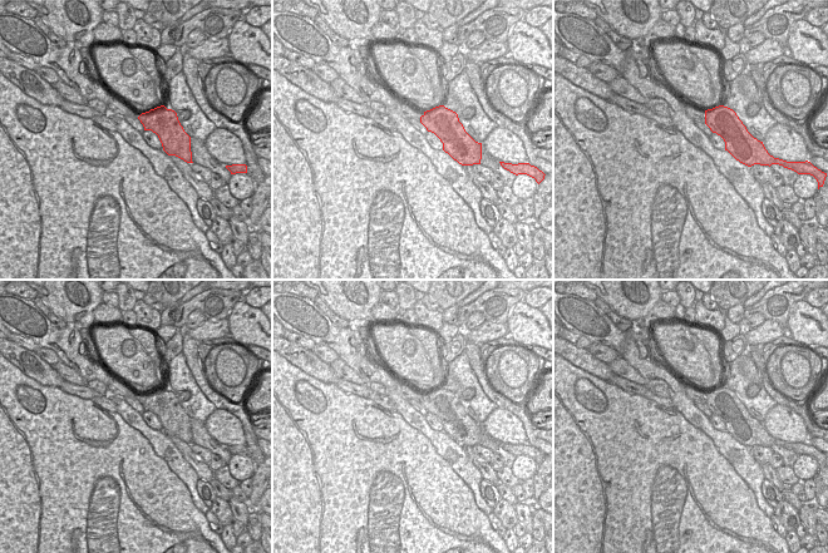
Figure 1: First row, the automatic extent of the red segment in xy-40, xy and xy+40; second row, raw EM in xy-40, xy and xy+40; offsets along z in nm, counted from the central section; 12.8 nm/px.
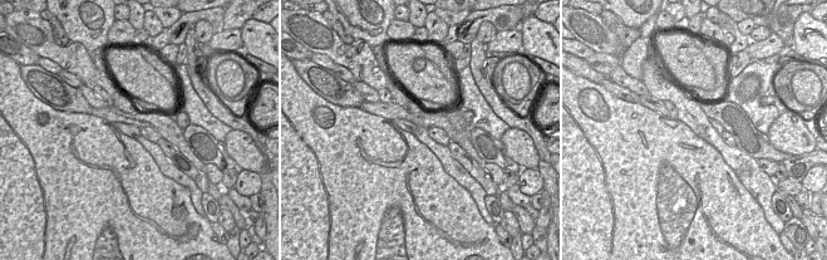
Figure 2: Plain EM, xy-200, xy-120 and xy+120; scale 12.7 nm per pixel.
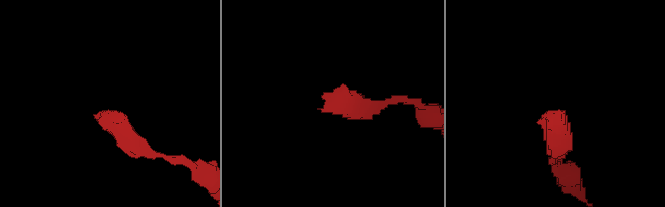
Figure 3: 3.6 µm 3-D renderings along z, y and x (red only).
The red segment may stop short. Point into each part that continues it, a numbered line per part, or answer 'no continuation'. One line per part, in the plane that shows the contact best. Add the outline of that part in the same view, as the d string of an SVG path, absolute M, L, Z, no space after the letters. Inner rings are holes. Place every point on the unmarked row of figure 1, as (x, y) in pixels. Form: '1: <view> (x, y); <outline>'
1: xy+40 (696, 395); M685 385L685 392L694 403L705 404L705 391L698 390L694 386Z

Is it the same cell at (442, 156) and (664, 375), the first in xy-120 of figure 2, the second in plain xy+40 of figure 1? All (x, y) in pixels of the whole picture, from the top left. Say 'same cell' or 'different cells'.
same cell

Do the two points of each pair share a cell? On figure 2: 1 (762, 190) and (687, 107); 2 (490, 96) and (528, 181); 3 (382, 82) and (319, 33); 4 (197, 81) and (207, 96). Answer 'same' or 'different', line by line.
1: same
2: different
3: same
4: same

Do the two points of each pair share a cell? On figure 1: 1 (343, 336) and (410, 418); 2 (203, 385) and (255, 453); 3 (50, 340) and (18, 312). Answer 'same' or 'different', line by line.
1: same
2: same
3: same

